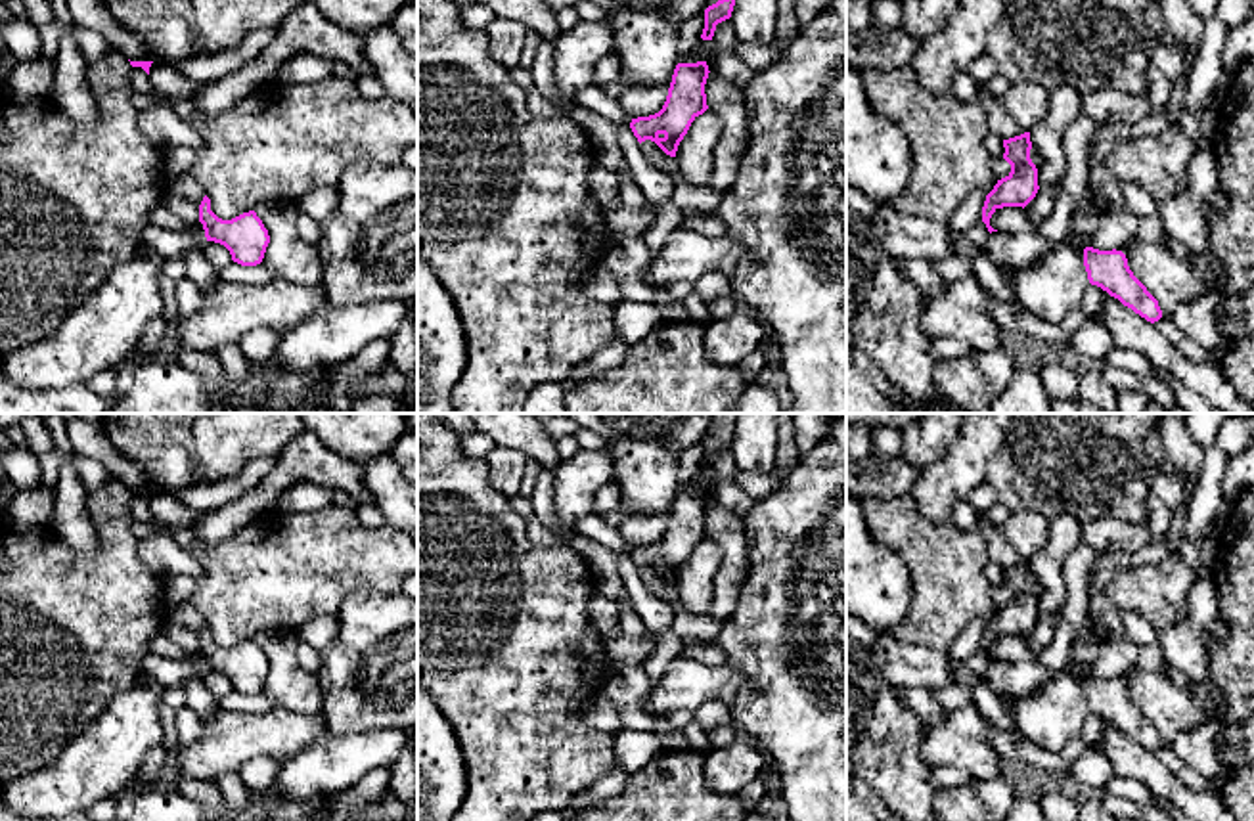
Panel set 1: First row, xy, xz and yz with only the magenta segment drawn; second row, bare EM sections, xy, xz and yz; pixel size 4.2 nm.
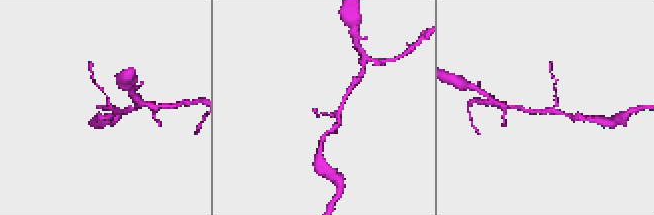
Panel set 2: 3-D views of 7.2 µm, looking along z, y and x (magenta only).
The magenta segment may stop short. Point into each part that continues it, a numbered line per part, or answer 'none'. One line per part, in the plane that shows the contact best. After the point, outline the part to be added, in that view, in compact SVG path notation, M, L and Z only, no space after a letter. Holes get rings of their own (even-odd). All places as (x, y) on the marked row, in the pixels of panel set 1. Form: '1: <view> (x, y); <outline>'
none

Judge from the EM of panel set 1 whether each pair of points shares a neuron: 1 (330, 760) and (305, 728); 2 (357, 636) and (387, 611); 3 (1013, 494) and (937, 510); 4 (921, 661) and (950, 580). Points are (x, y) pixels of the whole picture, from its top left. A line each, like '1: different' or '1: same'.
1: different
2: same
3: different
4: different

